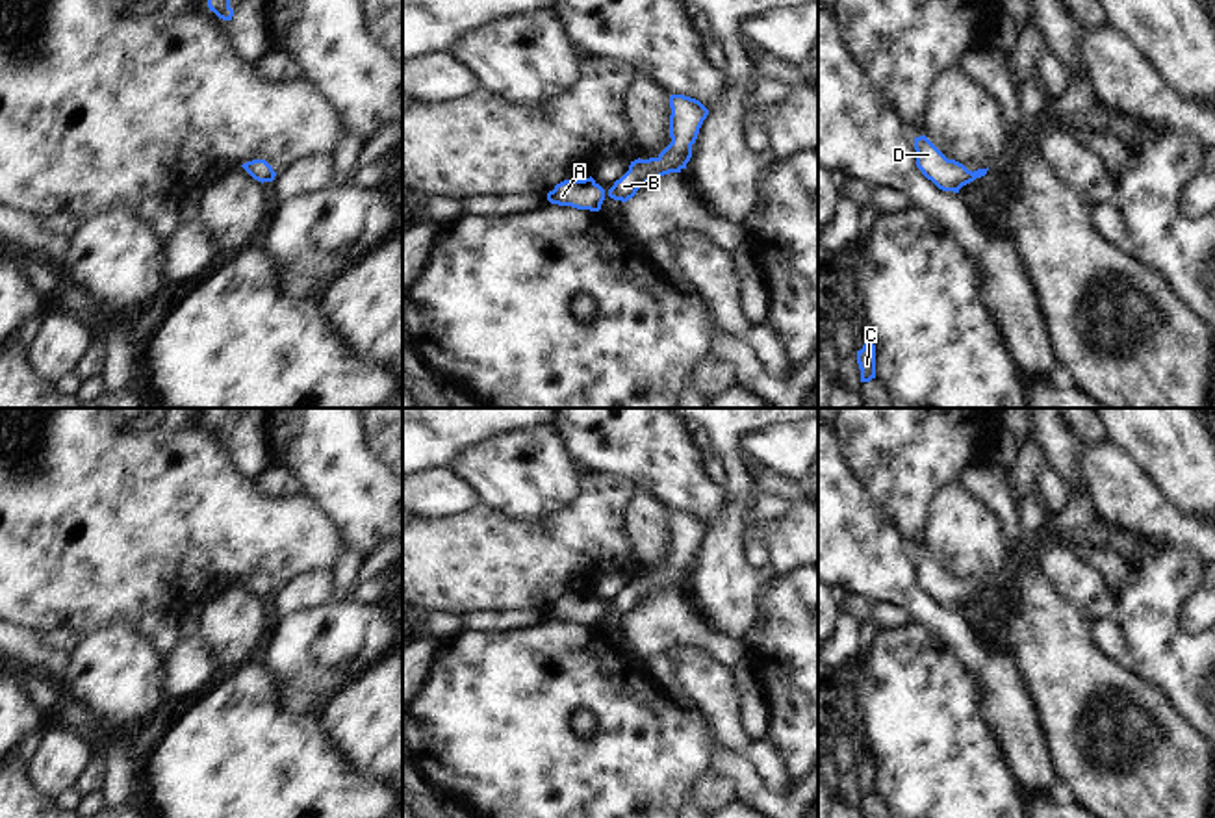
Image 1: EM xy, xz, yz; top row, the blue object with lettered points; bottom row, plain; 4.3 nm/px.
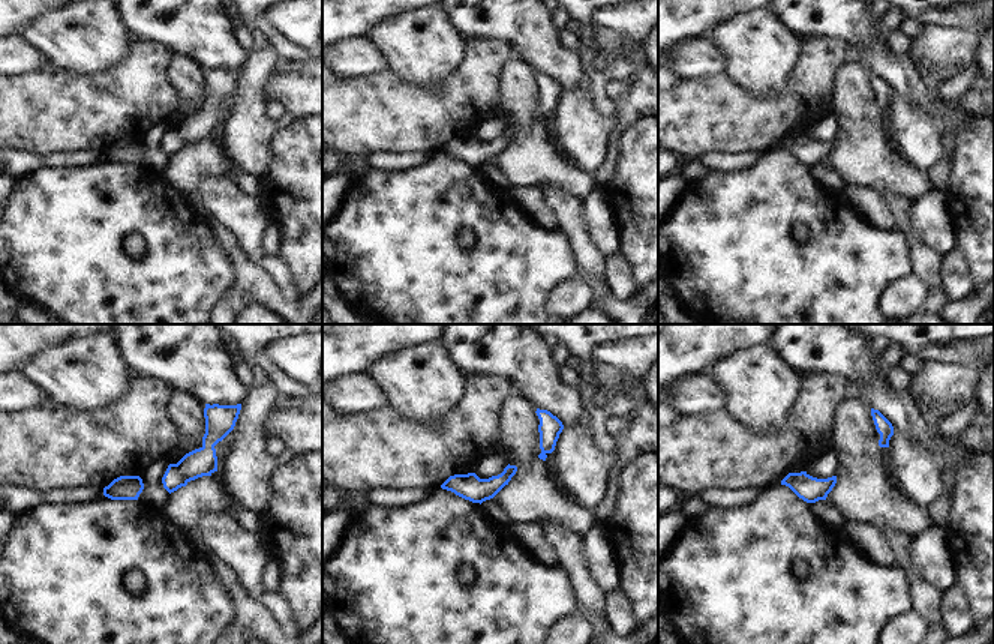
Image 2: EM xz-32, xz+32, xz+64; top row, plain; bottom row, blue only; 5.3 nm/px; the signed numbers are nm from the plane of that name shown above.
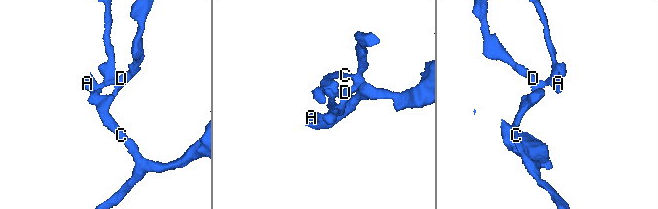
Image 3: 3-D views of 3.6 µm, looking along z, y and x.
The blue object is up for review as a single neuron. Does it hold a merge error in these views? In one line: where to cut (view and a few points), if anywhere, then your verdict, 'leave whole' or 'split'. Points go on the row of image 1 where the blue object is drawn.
no cut; leave whole

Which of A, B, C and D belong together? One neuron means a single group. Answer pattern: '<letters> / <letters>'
A B C D

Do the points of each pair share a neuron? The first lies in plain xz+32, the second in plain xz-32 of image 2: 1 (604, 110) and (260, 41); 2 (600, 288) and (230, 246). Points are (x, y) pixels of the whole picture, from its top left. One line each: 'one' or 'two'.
1: one
2: one

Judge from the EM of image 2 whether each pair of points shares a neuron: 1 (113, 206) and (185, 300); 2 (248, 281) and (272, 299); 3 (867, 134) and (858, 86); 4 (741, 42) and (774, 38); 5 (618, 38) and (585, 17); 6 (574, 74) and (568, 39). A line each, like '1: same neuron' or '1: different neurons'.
1: same neuron
2: same neuron
3: same neuron
4: same neuron
5: different neurons
6: different neurons

